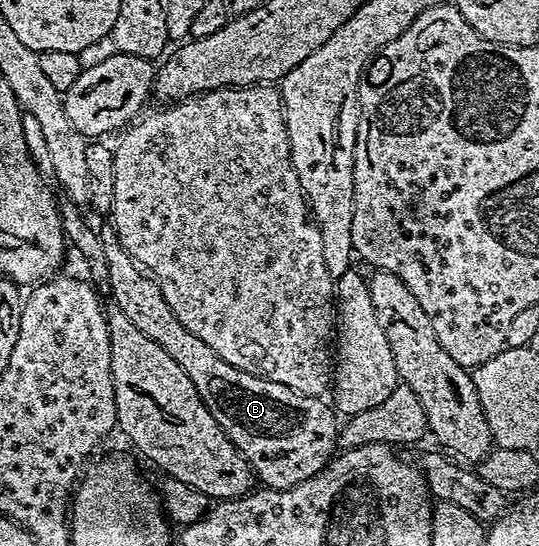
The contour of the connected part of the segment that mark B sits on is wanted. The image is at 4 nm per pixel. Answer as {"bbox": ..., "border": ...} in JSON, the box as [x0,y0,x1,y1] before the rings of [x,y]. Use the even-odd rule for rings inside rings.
{"bbox":[99,228,340,490],"border":[[[101,228],[99,235],[105,245],[105,261],[102,265],[105,270],[108,269],[108,281],[112,284],[111,300],[114,305],[126,313],[127,318],[138,327],[138,330],[158,343],[158,346],[164,348],[171,358],[176,359],[185,369],[201,399],[210,408],[214,419],[225,435],[231,439],[231,443],[241,452],[261,486],[272,490],[288,490],[296,486],[300,475],[311,472],[310,458],[313,455],[328,454],[332,445],[334,449],[337,444],[340,421],[335,408],[321,397],[304,396],[282,383],[267,381],[264,377],[255,377],[246,371],[230,367],[230,363],[226,363],[226,359],[210,351],[210,347],[206,347],[206,343],[202,343],[198,335],[186,331],[186,327],[178,323],[174,311],[170,311],[170,303],[166,303],[159,284],[136,264],[134,258],[117,241],[115,232],[111,228]]]}

